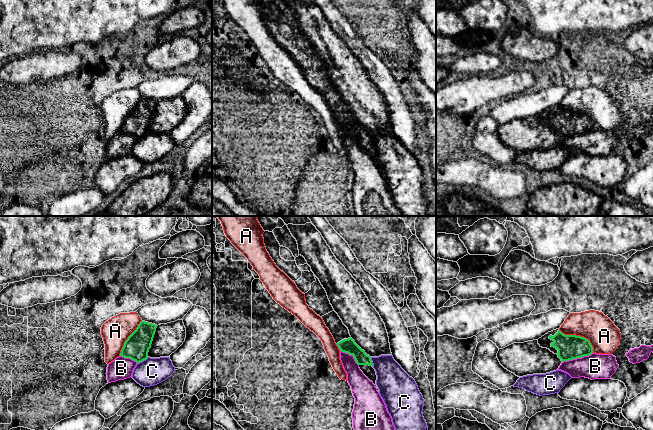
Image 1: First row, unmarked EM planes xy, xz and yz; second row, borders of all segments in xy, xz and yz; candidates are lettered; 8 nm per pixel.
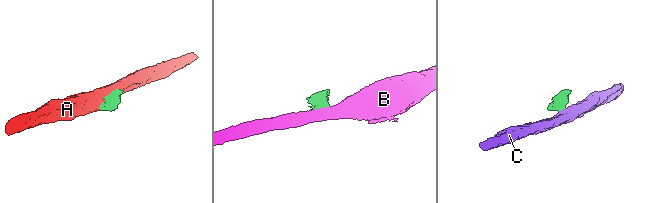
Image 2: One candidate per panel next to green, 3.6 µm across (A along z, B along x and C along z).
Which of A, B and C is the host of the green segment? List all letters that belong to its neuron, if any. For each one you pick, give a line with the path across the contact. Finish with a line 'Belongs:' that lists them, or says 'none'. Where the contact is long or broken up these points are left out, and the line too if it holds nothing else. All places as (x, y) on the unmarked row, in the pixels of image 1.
Belongs: none

